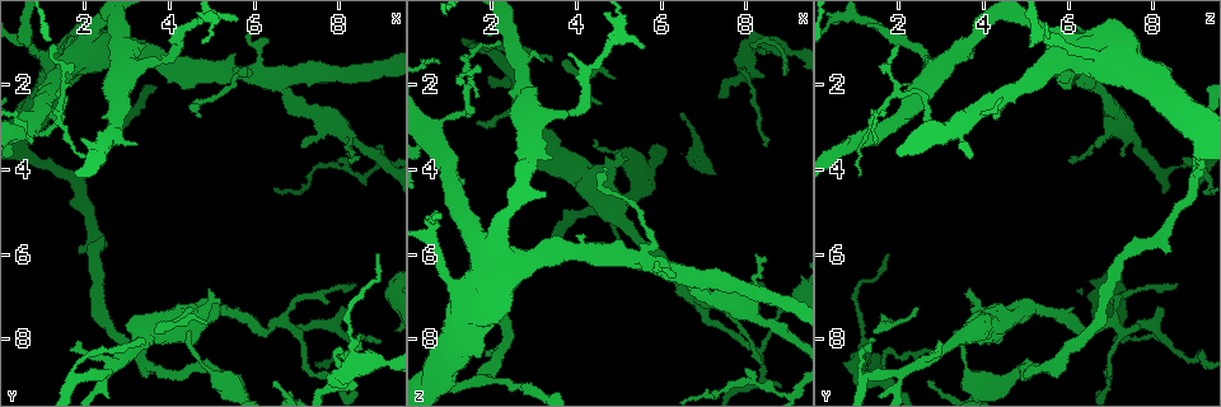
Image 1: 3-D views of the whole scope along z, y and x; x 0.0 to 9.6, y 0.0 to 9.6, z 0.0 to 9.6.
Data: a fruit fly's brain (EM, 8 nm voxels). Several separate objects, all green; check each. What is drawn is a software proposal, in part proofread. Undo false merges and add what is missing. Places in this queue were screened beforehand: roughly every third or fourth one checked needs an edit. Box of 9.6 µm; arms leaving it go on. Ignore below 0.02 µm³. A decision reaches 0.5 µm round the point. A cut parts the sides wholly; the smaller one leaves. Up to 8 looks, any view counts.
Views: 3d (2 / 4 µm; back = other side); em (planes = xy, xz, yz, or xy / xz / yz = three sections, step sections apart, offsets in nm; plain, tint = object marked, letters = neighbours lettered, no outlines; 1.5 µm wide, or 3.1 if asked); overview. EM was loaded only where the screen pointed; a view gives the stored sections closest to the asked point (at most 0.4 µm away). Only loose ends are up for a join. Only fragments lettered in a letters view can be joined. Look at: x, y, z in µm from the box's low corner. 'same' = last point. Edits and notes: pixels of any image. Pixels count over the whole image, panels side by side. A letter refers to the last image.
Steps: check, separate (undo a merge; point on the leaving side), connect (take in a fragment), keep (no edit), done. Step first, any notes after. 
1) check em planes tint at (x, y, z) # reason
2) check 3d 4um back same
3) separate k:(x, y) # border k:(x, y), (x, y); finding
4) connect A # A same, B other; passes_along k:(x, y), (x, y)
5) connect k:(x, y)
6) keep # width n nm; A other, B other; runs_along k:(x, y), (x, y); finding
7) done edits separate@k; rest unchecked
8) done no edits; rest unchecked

check 3d 2um at (2.60, 8.80, 2.10)

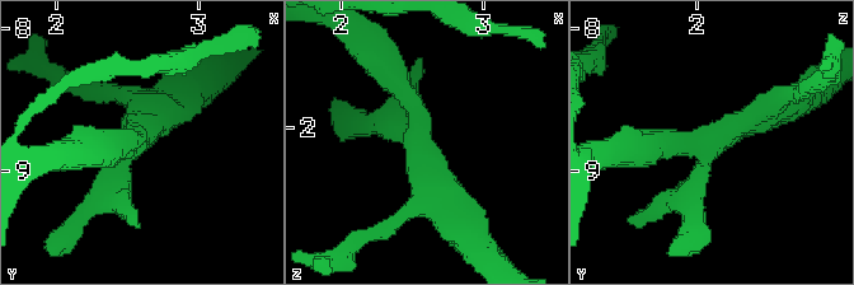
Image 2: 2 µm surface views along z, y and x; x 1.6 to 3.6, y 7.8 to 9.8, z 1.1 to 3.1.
check em xy step 4 tint at (2.50, 8.82, 2.10) # shape alone is not enough

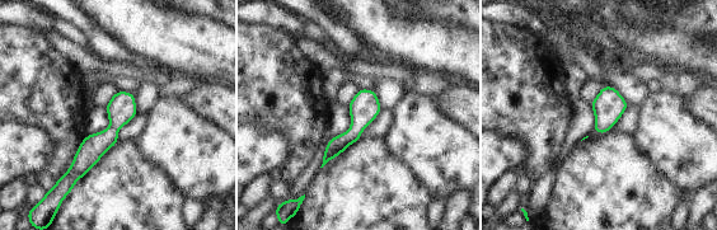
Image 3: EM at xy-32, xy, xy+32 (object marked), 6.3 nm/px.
check em planes letters same # another direction

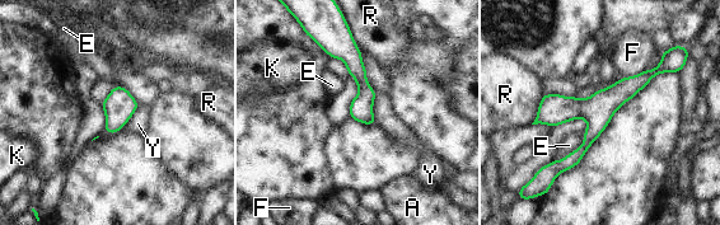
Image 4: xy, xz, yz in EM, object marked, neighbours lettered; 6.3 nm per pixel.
keep # A other, E other, F other, K other, R other, Y other; border 4:(377, 92), (373, 99), (375, 123); continuous, no second neuron

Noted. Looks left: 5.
check em planes letters at (8.45, 7.90, 3.40) # tapers out

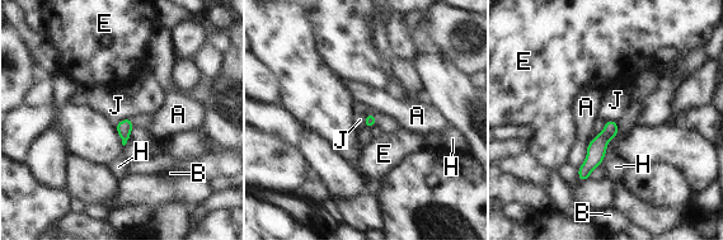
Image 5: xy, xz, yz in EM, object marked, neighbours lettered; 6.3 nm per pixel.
keep # A other, B other, E other, H other, J other; none of them fits

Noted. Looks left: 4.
check em xy step 8 letters at (4.65, 2.75, 4.00) # free end

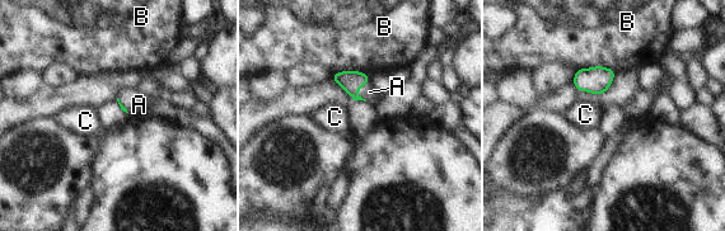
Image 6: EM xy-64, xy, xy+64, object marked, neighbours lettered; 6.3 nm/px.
check em planes letters same

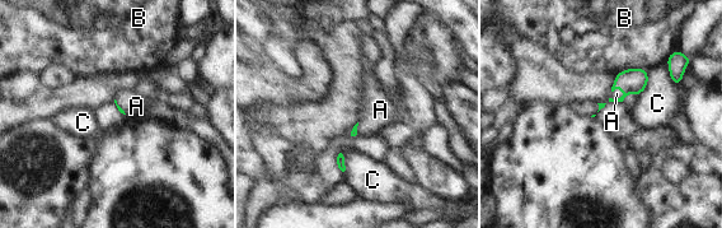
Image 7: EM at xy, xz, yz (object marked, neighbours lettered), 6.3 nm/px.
connect A # A same, B other, C other; passes_along 7:(633, 80), (618, 98), (617, 93); it goes on there

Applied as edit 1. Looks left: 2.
done edits connect@7; rest unchecked

